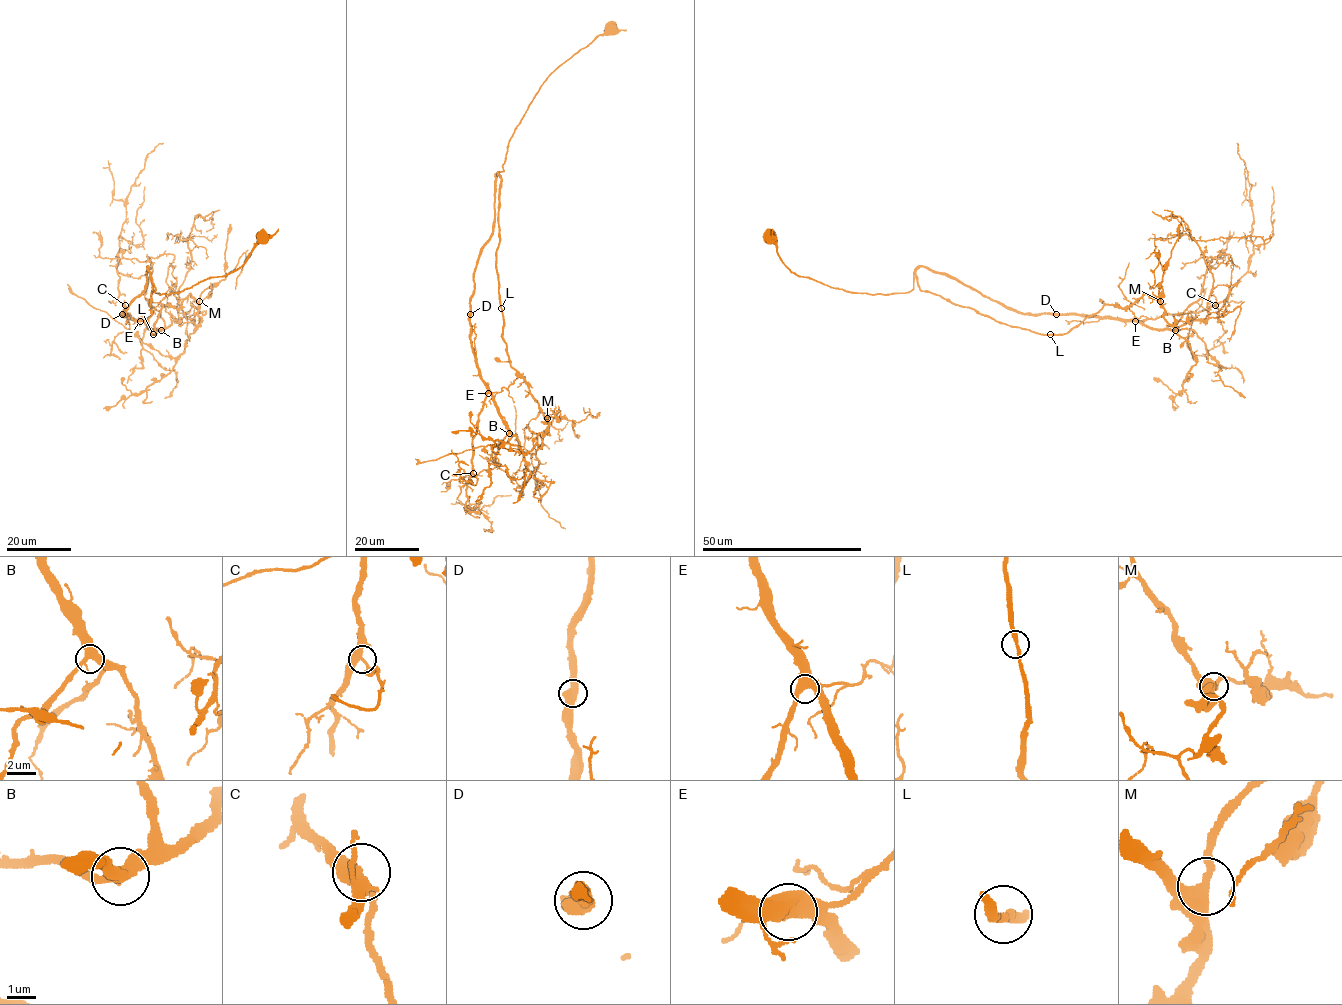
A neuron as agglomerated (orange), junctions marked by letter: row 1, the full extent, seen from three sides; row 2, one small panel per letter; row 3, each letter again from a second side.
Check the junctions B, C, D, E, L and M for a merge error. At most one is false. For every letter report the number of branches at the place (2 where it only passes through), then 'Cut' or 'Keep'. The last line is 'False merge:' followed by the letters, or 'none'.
B: Branches: 3. Keep
C: Branches: 3. Keep
D: Branches: 2. Keep
E: Branches: 3. Keep
L: Branches: 2. Keep
M: Branches: 3. Keep
False merge: none

